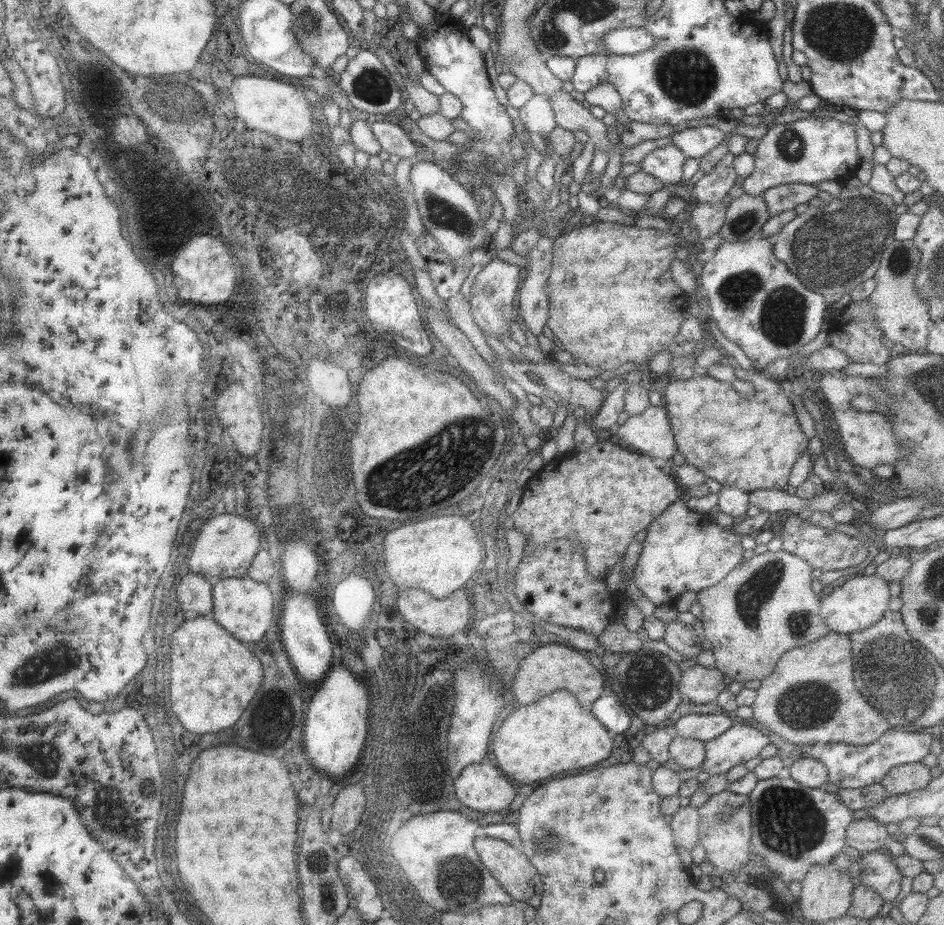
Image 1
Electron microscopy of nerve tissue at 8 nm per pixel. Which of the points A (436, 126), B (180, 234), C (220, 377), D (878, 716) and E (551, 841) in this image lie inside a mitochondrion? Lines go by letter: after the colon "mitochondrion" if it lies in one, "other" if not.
A: other
B: other
C: other
D: mitochondrion
E: mitochondrion

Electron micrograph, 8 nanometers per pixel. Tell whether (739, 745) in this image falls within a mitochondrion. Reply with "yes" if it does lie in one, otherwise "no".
no

